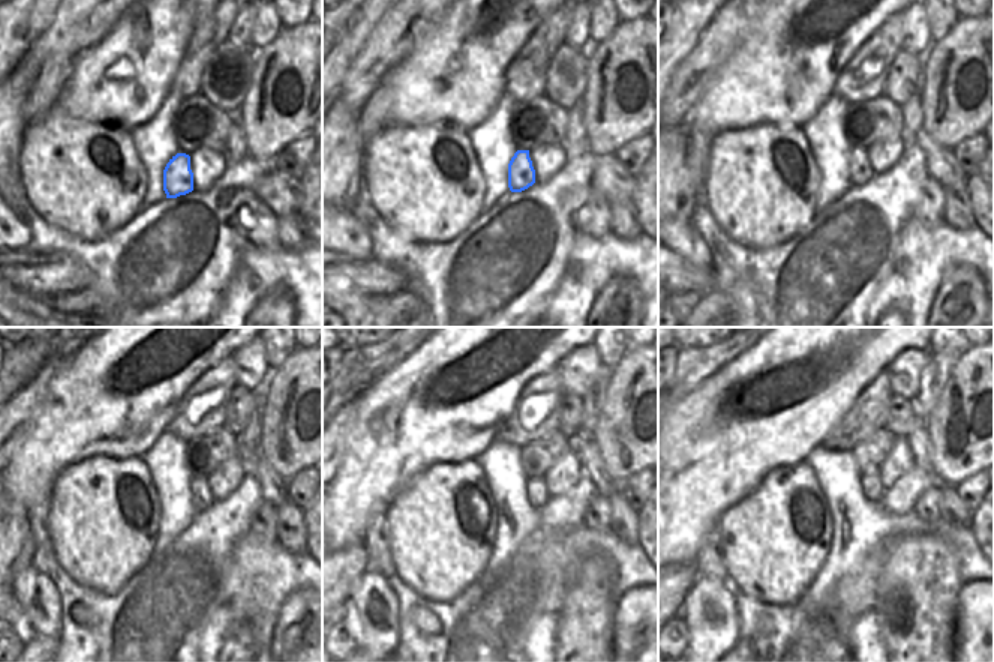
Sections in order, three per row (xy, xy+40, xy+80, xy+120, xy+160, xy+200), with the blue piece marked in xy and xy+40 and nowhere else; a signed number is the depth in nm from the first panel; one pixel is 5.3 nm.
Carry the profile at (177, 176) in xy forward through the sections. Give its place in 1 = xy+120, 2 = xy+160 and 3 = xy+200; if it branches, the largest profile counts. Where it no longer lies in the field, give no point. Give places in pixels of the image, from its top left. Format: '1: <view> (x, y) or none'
1: xy+120 (201, 497)
2: xy+160 (537, 494)
3: xy+200 (871, 488)

